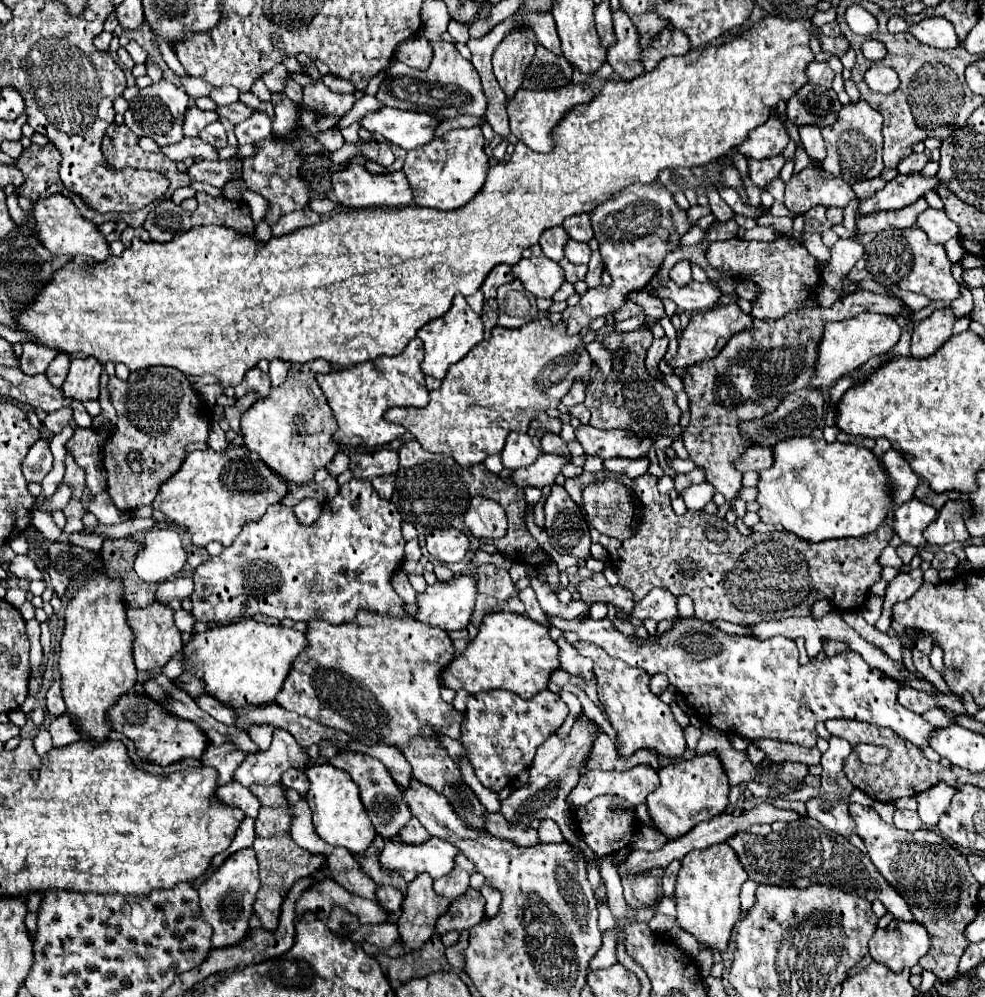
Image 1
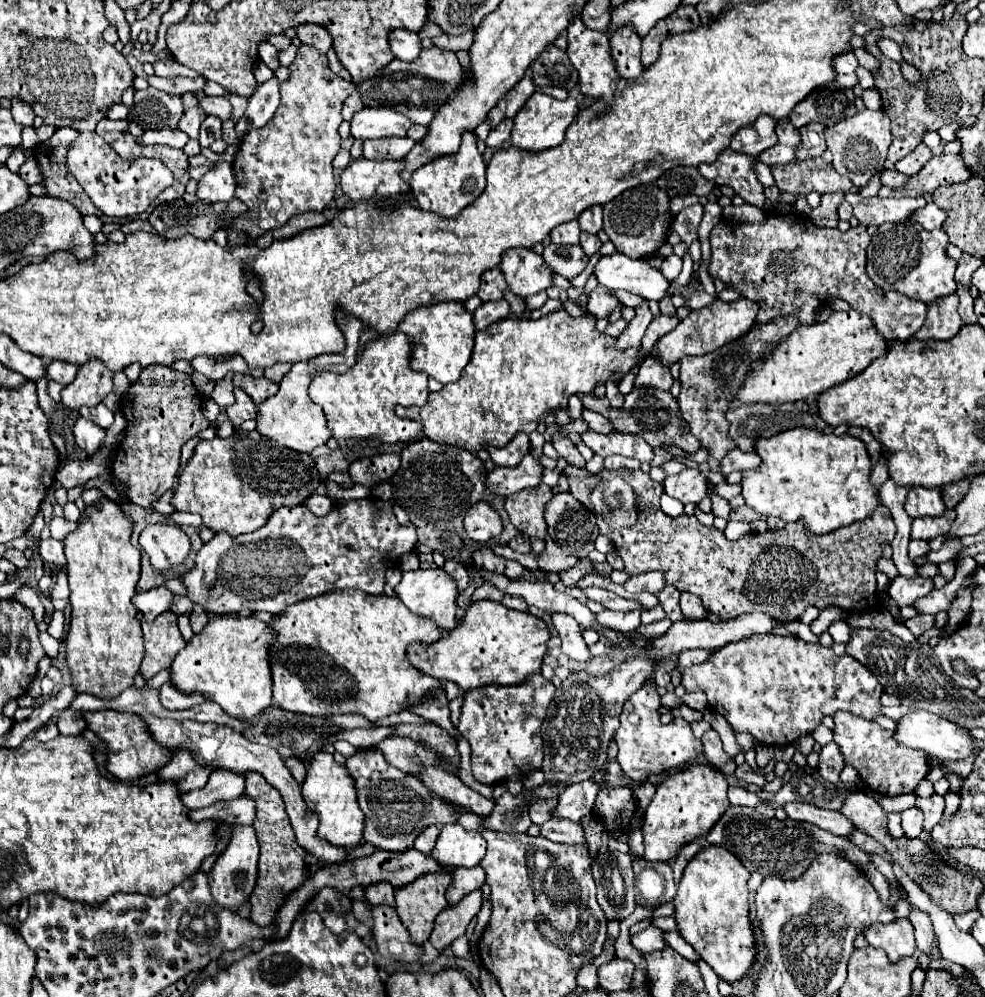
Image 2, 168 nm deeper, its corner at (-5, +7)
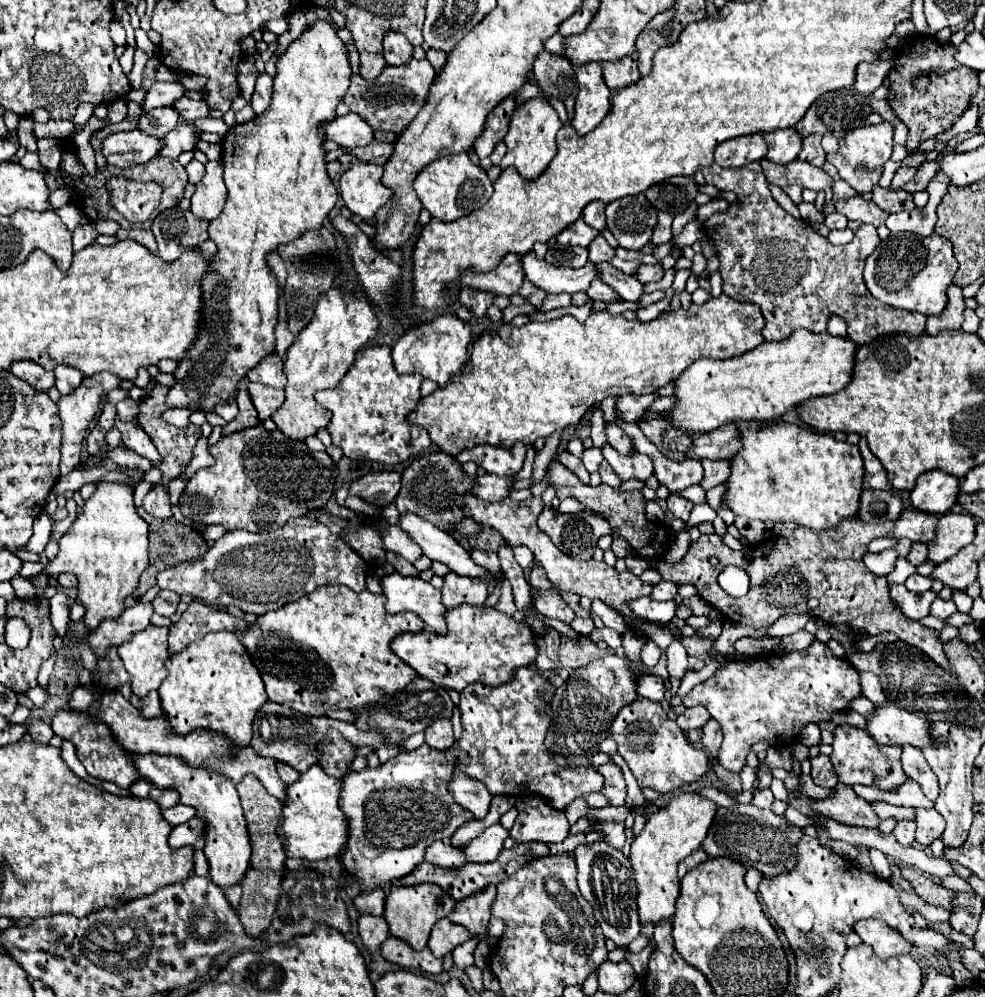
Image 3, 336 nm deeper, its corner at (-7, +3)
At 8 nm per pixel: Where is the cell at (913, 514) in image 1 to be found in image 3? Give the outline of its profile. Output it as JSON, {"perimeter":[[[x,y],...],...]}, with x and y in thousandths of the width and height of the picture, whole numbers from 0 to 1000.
{"perimeter":[[[947,470],[931,480],[929,490],[925,492],[925,505],[933,513],[957,517],[970,507],[972,494],[974,480],[963,478],[963,474],[957,474],[953,470]]]}

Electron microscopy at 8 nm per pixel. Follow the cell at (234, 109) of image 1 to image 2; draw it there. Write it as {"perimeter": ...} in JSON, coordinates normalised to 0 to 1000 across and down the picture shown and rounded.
{"perimeter":[[[206,97],[206,99],[202,101],[202,105],[204,105],[206,111],[212,113],[212,115],[220,115],[220,117],[224,117],[226,121],[235,119],[237,107],[235,107],[235,103],[232,103],[228,97]]]}

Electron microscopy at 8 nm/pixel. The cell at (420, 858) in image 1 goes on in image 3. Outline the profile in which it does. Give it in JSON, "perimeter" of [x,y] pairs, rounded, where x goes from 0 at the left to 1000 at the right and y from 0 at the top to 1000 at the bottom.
{"perimeter":[[[498,827],[496,831],[492,831],[492,836],[488,840],[478,844],[470,852],[470,856],[478,866],[503,864],[507,860],[507,856],[511,854],[511,846],[515,840],[517,840],[517,834],[511,827]]]}

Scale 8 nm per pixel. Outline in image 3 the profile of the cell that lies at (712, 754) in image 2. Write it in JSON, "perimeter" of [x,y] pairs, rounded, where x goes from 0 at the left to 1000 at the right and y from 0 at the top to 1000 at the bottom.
{"perimeter":[[[720,721],[714,727],[714,741],[712,741],[712,745],[722,753],[724,759],[728,759],[728,753],[732,749],[732,743],[734,743],[734,735],[732,735],[730,725],[726,721]]]}

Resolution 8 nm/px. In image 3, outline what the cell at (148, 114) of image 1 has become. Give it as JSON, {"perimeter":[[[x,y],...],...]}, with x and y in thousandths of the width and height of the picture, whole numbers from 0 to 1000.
{"perimeter":[[[174,107],[155,109],[141,117],[141,129],[153,137],[168,137],[182,121],[182,115]]]}

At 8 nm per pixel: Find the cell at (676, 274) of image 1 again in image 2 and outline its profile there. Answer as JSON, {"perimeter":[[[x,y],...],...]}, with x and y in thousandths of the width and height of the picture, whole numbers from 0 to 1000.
{"perimeter":[[[679,256],[679,258],[673,260],[671,272],[673,272],[673,276],[675,276],[679,282],[683,282],[683,280],[687,280],[687,276],[691,274],[691,268],[693,268],[693,260],[687,258],[687,256]]]}

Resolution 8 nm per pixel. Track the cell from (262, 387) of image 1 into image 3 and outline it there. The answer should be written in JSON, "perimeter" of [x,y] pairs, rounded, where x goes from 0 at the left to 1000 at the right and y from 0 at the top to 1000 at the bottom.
{"perimeter":[[[253,384],[251,390],[253,390],[257,406],[263,414],[263,422],[273,420],[289,402],[289,392],[287,390],[269,388],[269,386],[261,386],[261,384]]]}

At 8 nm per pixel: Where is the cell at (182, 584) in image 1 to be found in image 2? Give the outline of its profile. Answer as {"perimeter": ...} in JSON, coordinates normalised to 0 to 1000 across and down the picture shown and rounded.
{"perimeter":[[[163,587],[163,589],[157,589],[157,591],[149,593],[149,595],[137,597],[135,605],[137,605],[139,613],[145,615],[145,619],[149,623],[155,623],[157,619],[161,619],[163,615],[174,611],[176,601],[178,601],[178,597],[168,587]]]}

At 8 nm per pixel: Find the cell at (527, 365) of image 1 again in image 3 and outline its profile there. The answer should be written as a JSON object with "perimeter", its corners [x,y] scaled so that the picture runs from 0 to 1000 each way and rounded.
{"perimeter":[[[736,296],[728,300],[722,298],[716,306],[702,306],[699,310],[691,308],[683,314],[671,314],[659,324],[637,322],[632,316],[622,318],[618,312],[600,314],[594,324],[588,324],[580,316],[553,324],[537,322],[531,328],[515,324],[503,332],[492,332],[484,342],[480,342],[470,374],[464,376],[458,386],[450,390],[446,388],[438,396],[427,398],[413,422],[434,428],[438,442],[454,456],[464,456],[490,444],[498,444],[509,450],[519,450],[525,442],[541,446],[545,438],[557,438],[561,432],[588,426],[590,418],[618,396],[663,394],[685,382],[712,358],[740,360],[766,350],[775,344],[773,330],[775,316],[769,306],[746,302]]]}

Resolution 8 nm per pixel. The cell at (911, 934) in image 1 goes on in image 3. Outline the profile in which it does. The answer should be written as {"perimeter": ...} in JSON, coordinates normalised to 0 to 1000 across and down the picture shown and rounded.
{"perimeter":[[[886,922],[870,924],[866,934],[874,940],[876,946],[884,948],[888,958],[894,962],[903,962],[907,958],[917,958],[925,954],[925,946],[919,944],[909,932],[905,932],[896,924],[886,924]]]}

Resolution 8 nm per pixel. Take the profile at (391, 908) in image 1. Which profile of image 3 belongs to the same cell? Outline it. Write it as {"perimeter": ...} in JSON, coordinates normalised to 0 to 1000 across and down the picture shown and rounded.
{"perimeter":[[[383,892],[383,894],[377,894],[377,896],[366,896],[358,902],[358,908],[369,918],[375,916],[375,918],[387,920],[389,914],[391,914],[391,894]]]}

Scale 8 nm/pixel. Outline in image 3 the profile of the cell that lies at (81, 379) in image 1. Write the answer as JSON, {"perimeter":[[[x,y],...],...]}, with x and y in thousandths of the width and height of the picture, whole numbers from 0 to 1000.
{"perimeter":[[[98,374],[94,378],[86,378],[84,384],[72,394],[60,400],[60,414],[62,414],[62,422],[64,422],[64,442],[62,442],[62,464],[60,470],[62,474],[70,474],[76,470],[76,466],[82,462],[82,448],[84,448],[84,440],[88,436],[90,424],[94,422],[98,408],[103,404],[103,398],[107,394],[111,394],[113,390],[121,388],[123,380],[115,378],[115,374]]]}

